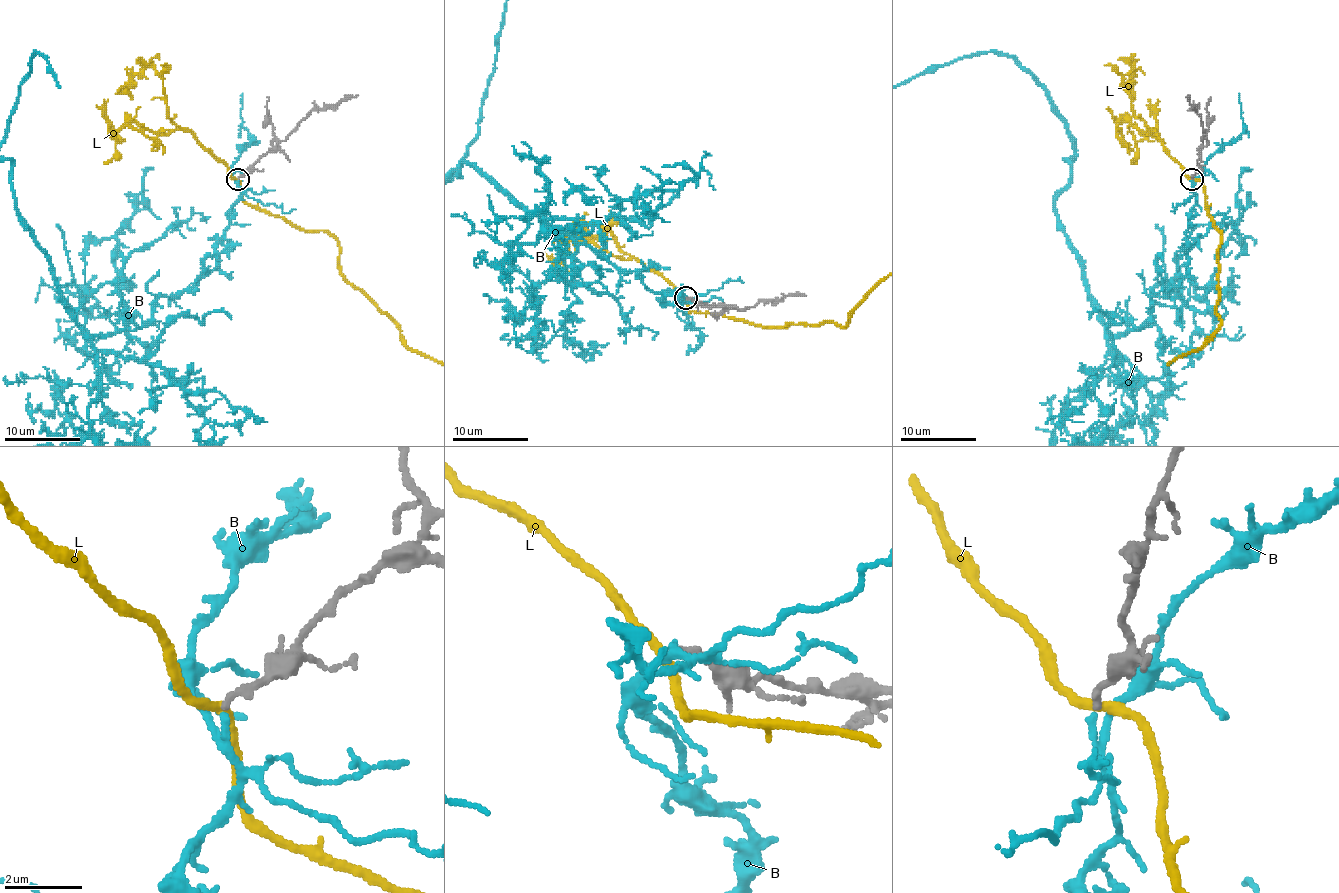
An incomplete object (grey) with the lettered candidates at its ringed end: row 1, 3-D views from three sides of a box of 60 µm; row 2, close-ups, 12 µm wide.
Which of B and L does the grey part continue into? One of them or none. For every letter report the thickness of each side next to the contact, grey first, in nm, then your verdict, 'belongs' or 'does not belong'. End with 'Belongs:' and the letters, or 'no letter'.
B: 170/140 nm | belongs
L: 170/240 nm | does not belong
Belongs: B

